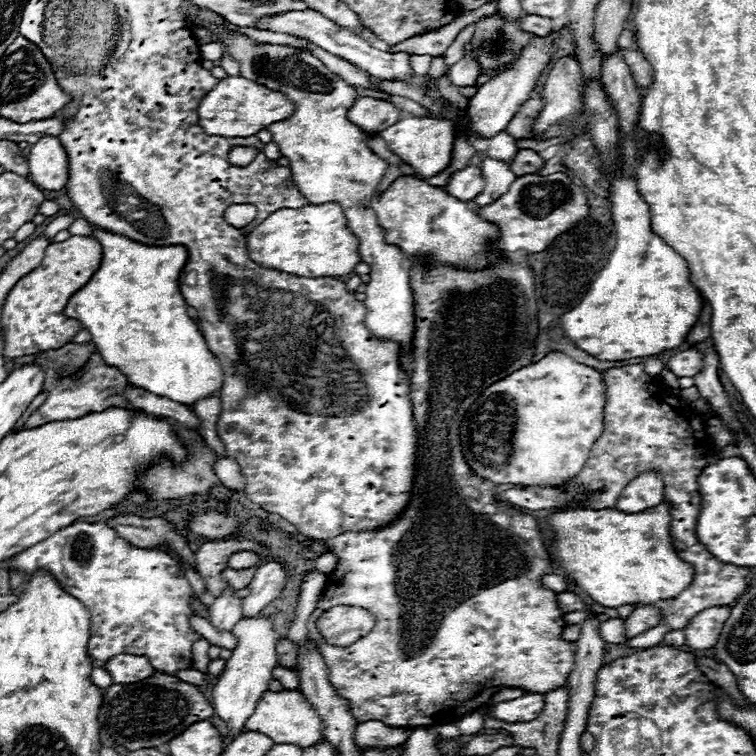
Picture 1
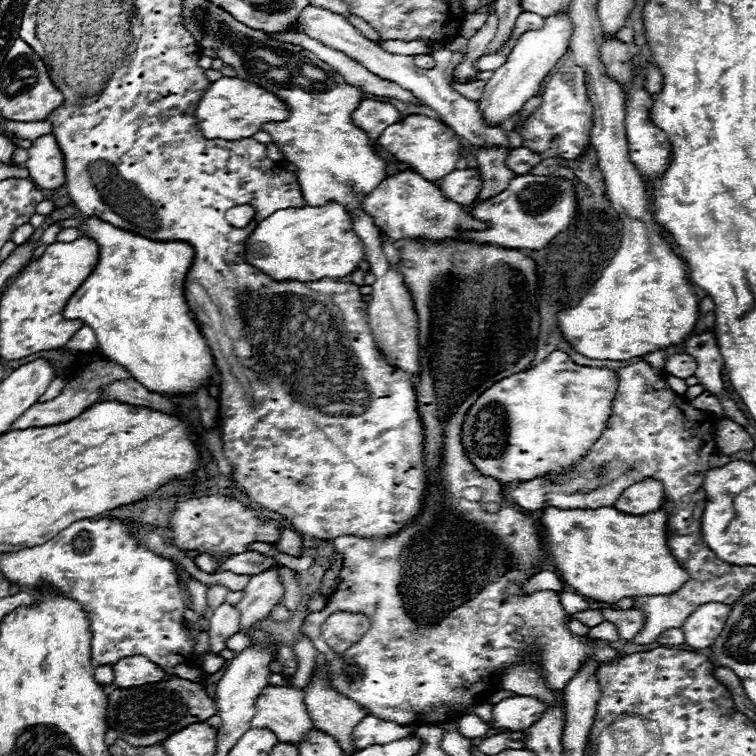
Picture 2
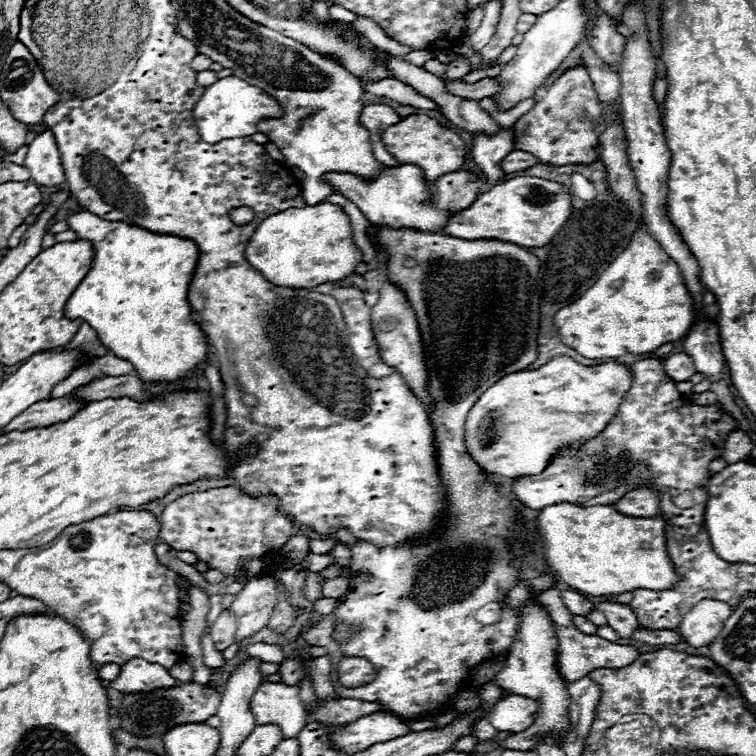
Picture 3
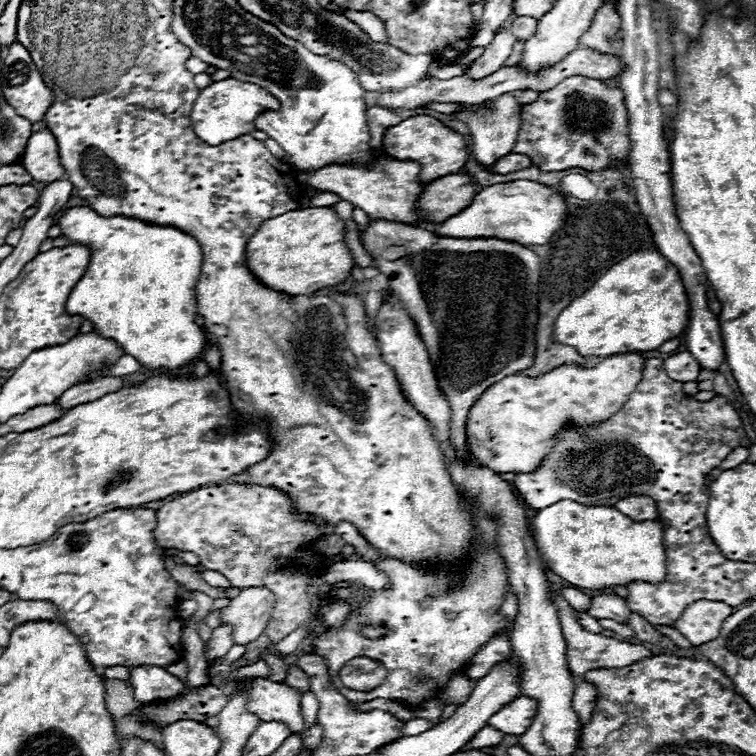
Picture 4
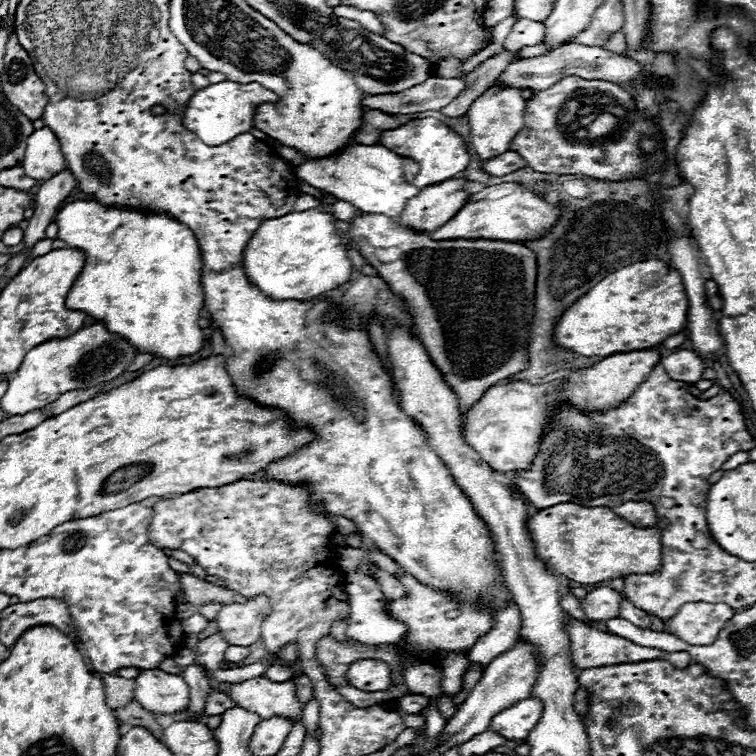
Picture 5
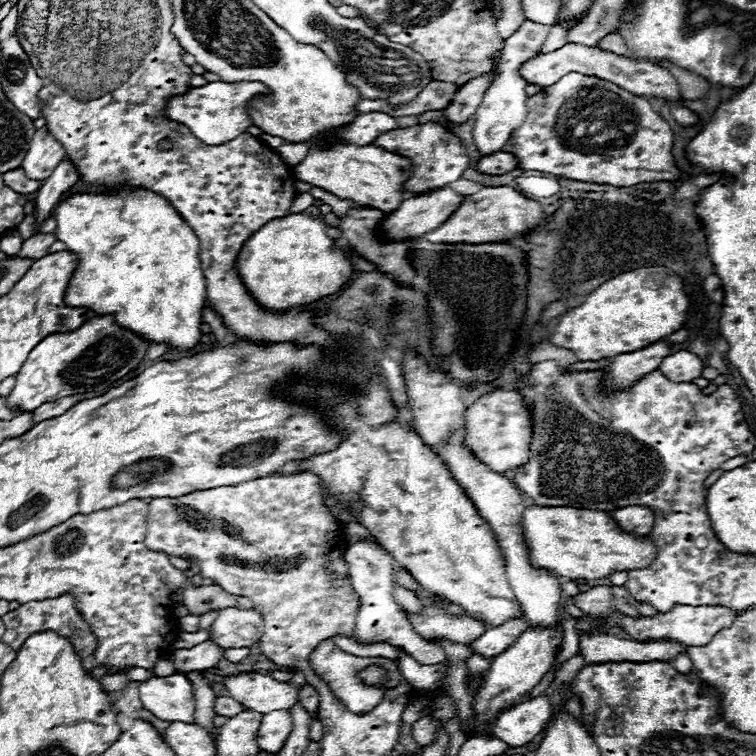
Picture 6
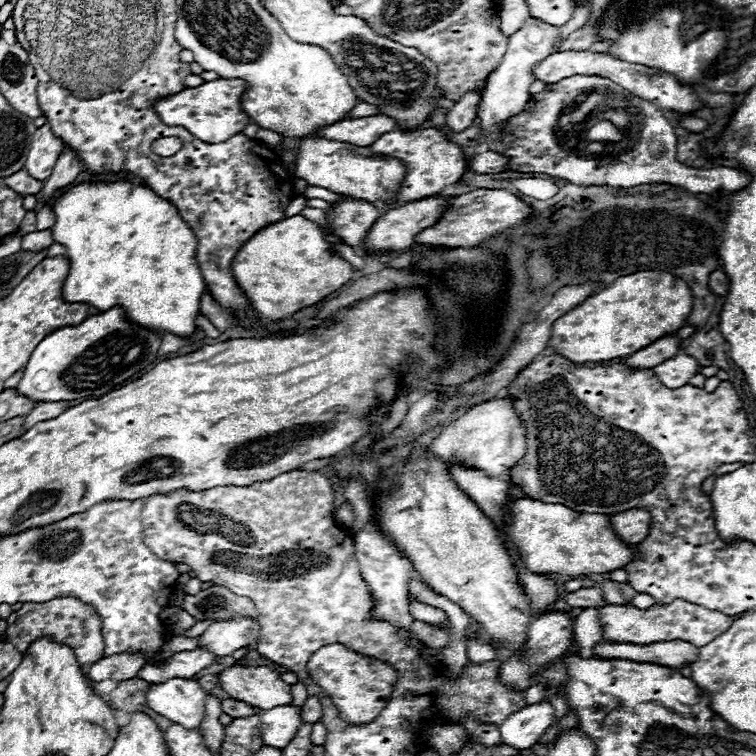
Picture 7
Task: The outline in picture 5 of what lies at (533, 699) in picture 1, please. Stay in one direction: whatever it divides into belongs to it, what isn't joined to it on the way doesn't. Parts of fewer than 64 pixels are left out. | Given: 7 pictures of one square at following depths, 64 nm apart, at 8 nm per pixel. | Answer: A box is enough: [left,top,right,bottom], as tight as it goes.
[490,698,542,742]

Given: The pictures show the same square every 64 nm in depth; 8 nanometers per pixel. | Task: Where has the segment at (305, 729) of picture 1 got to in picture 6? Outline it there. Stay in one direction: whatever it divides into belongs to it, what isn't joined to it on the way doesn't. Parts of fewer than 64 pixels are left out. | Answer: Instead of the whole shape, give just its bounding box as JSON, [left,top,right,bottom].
[224,672,298,714]

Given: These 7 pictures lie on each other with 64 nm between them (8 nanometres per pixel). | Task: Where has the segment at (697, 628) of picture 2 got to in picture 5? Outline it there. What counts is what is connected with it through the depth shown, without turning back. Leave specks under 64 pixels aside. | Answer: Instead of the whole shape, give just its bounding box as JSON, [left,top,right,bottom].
[666,602,736,646]

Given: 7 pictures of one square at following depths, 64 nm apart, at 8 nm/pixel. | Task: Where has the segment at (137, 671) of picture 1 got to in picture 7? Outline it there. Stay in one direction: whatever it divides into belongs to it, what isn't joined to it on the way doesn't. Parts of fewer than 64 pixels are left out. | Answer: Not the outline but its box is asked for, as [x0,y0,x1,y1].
[146,678,204,728]

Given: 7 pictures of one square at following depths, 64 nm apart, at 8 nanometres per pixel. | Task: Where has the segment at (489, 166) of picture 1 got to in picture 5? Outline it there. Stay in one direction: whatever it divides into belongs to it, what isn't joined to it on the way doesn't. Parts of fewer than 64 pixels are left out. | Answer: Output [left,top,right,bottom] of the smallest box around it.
[466,88,526,160]

